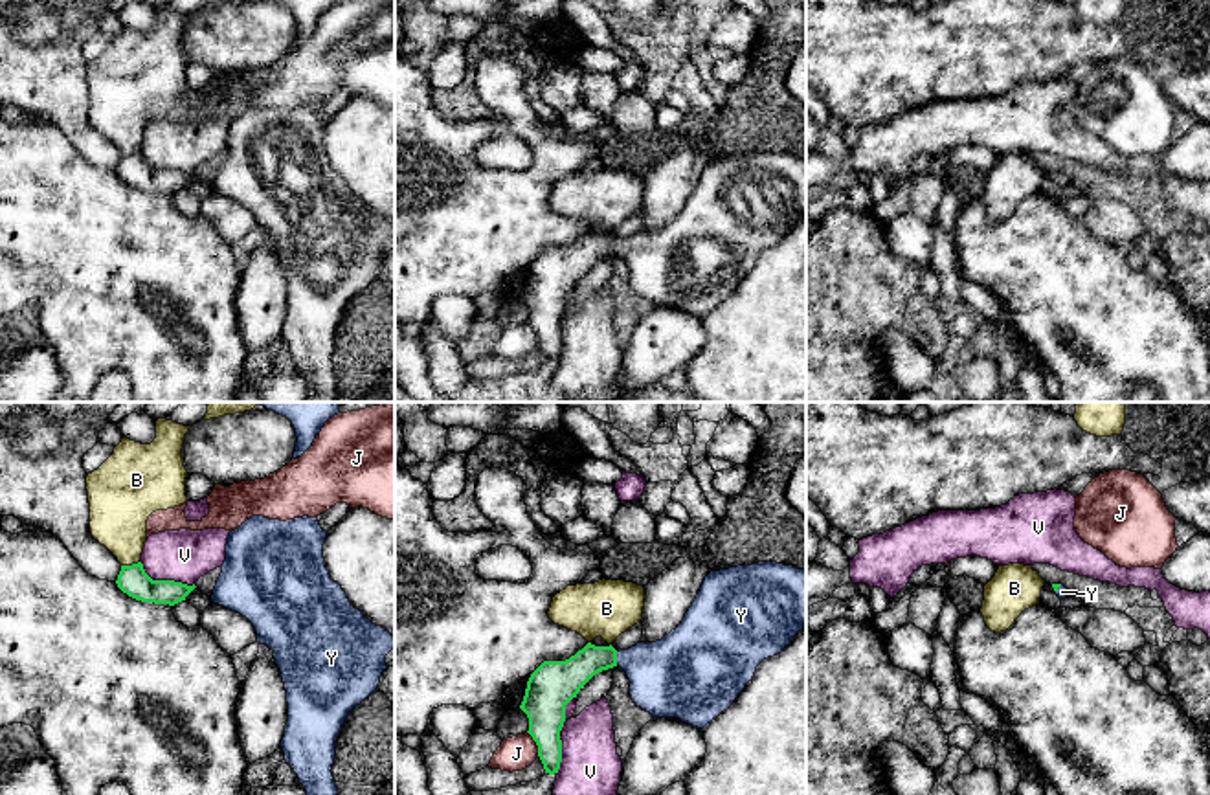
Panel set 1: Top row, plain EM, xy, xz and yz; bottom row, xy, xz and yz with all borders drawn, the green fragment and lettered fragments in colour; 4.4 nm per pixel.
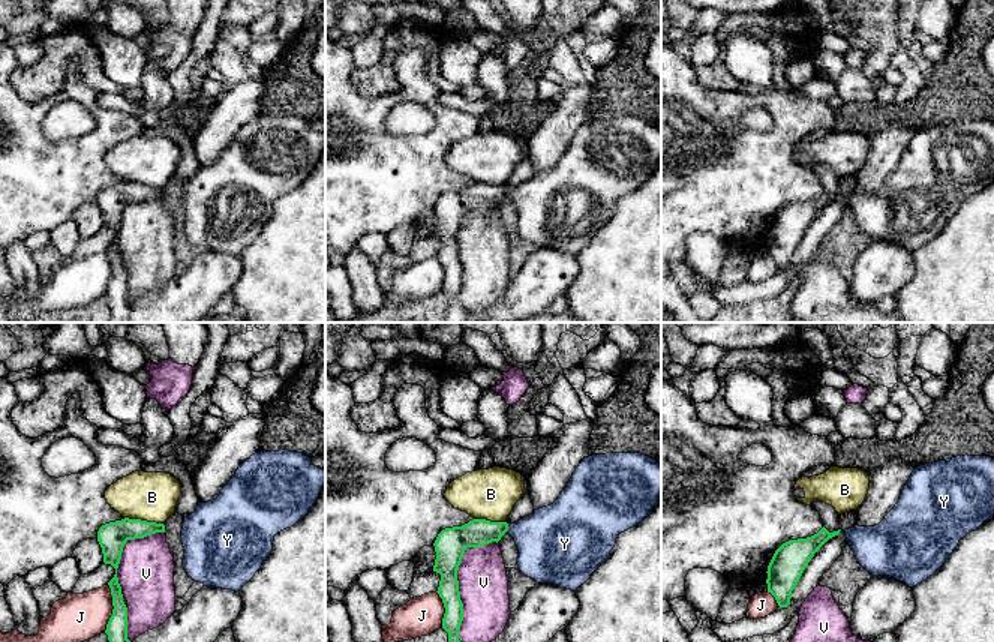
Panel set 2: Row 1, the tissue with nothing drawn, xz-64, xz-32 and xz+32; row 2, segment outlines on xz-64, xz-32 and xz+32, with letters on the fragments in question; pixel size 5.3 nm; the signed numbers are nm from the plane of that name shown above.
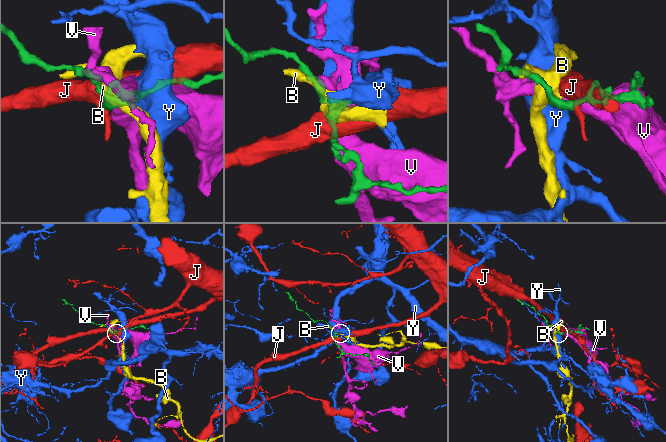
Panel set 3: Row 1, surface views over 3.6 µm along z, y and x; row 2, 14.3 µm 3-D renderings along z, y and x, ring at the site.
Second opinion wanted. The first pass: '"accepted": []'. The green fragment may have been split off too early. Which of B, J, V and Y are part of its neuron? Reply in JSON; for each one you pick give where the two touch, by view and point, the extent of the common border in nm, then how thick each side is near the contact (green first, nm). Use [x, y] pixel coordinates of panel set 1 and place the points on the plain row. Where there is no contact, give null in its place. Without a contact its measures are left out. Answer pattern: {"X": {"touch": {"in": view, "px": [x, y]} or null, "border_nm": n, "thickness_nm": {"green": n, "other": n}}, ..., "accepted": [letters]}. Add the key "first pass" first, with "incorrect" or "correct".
{"first pass": "incorrect", "Y": {"touch": {"in": "xz", "px": [616, 248]}, "border_nm": 60, "thickness_nm": {"green": 180, "other": 340}}, "accepted": ["Y"]}

